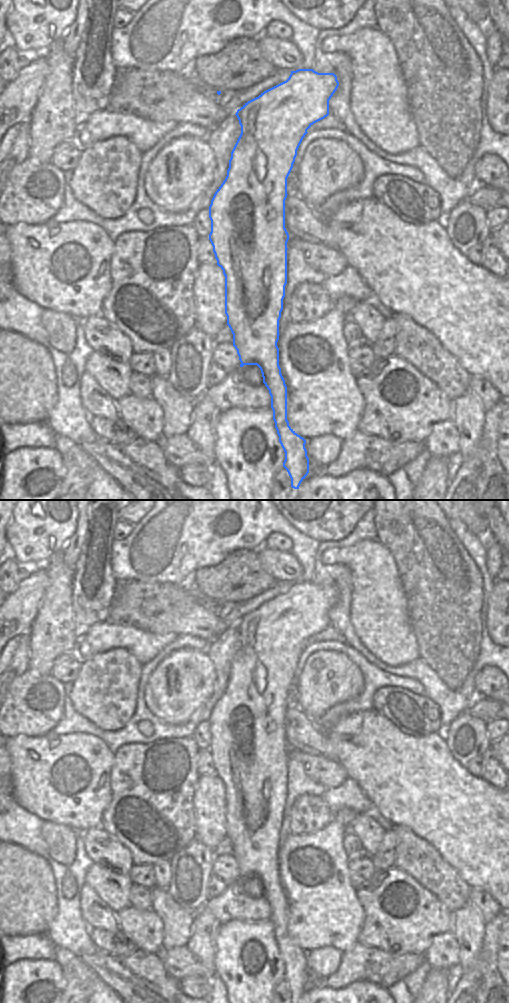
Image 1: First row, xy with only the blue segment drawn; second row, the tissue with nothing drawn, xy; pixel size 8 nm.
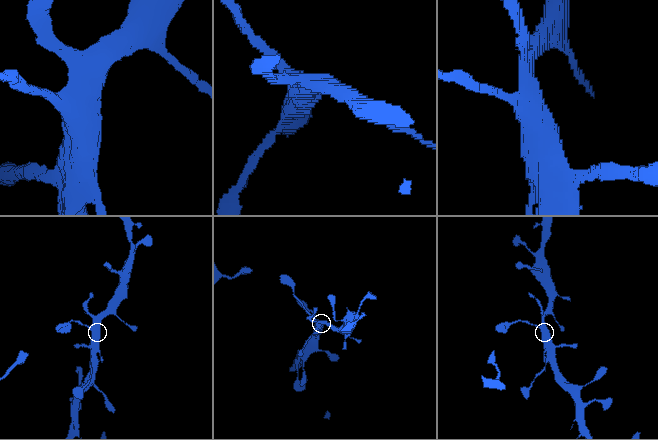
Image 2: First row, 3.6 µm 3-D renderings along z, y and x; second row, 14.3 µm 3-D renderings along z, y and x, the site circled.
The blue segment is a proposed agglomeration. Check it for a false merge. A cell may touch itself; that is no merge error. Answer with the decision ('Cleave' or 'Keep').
Keep.

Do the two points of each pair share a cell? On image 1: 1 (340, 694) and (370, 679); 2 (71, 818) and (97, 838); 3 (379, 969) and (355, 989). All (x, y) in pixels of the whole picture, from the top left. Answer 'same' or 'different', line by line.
1: different
2: different
3: different

